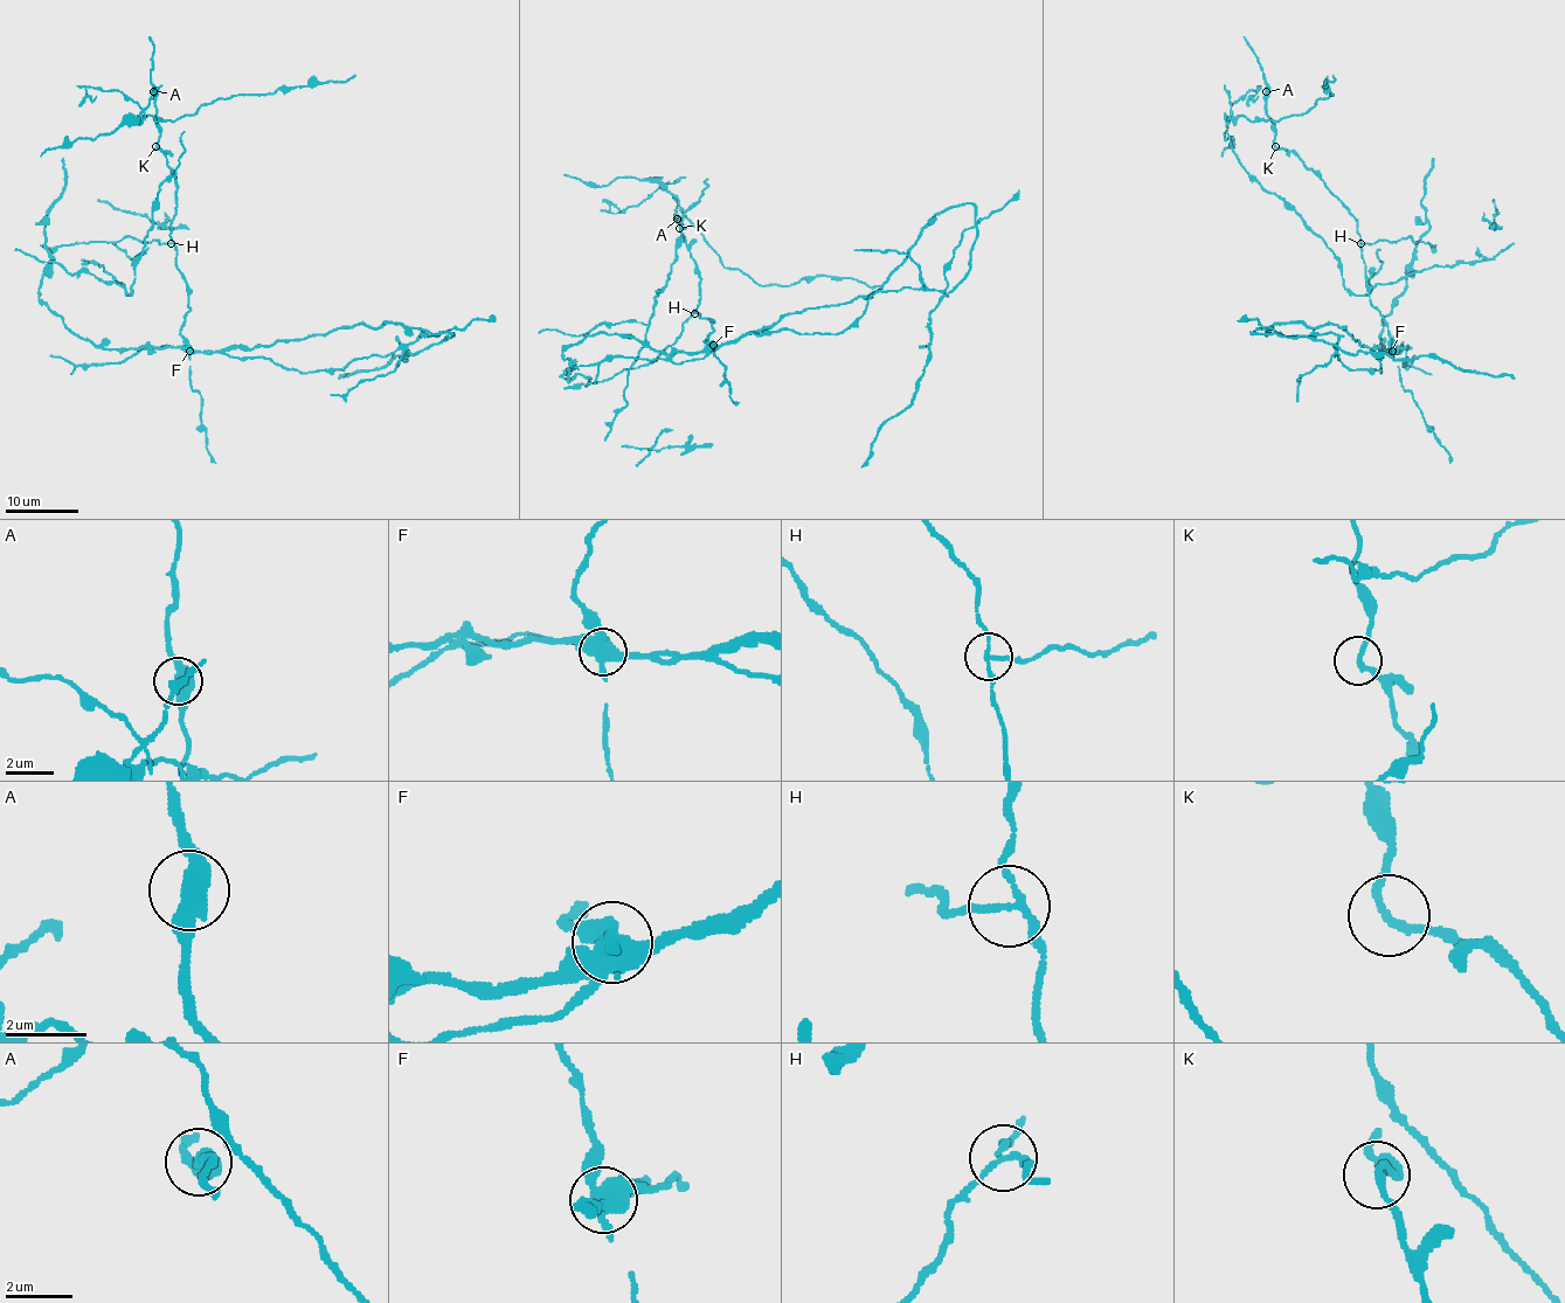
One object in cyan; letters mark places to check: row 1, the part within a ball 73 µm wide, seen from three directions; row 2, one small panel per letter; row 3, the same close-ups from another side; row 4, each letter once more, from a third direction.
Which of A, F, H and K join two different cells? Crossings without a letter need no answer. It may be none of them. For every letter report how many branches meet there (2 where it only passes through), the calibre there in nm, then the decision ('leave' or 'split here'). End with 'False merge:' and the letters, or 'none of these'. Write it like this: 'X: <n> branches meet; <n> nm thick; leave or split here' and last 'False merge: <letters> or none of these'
A: 2 branches meet; 500 nm thick; leave
F: 3 branches meet; 500 nm thick; split here
H: 3 branches meet; 140 nm thick; split here
K: 2 branches meet; 190 nm thick; leave
False merge: F, H

